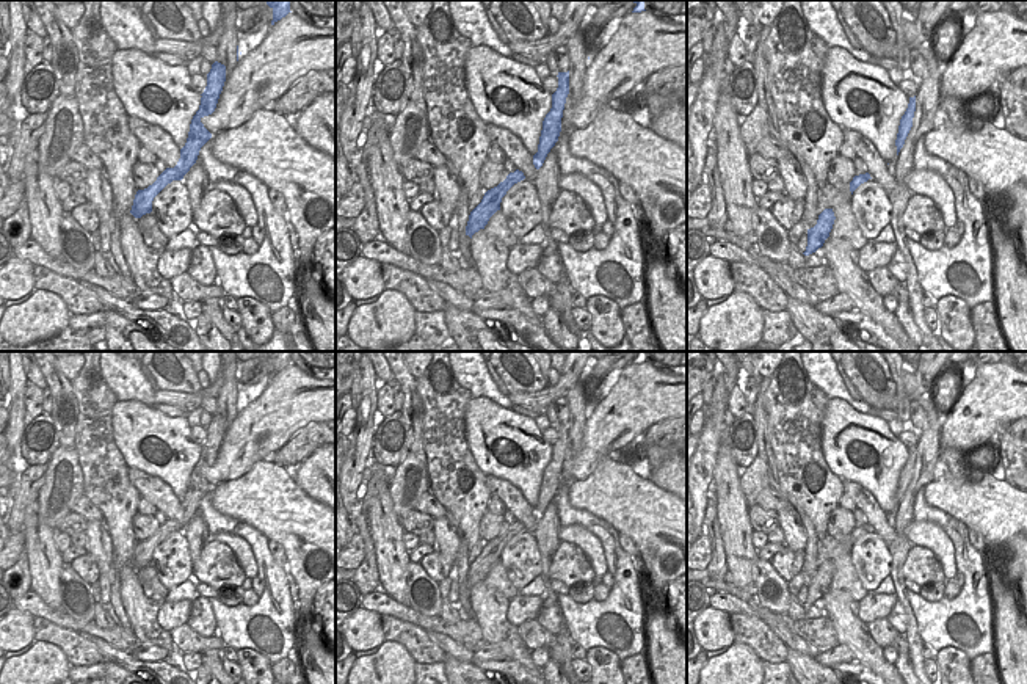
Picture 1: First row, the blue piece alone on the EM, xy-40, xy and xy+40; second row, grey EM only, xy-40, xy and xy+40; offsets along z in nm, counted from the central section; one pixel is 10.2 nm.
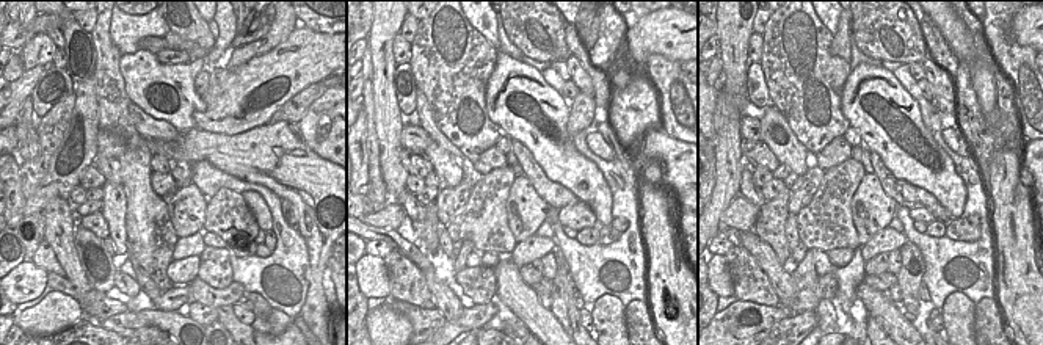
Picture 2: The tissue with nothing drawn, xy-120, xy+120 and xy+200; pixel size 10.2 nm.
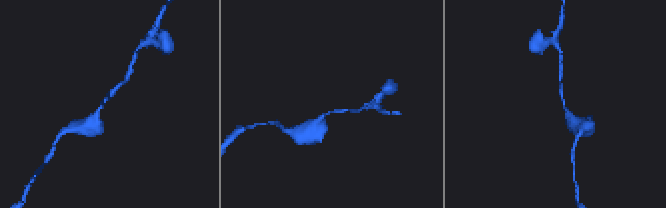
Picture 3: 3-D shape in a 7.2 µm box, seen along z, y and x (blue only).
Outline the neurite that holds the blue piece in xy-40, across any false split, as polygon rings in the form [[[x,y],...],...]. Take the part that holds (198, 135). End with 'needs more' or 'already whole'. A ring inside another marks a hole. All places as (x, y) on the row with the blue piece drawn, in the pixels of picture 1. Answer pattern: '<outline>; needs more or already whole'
[[[215,61],[207,74],[207,86],[201,94],[201,105],[191,119],[185,146],[180,149],[180,158],[174,168],[166,168],[157,180],[144,190],[138,190],[130,213],[141,218],[152,212],[154,198],[172,180],[182,180],[196,163],[201,147],[212,138],[201,119],[215,111],[220,94],[226,82],[226,66]]]; already whole

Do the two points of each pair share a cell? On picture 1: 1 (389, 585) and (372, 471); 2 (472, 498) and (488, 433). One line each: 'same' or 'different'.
1: same
2: different

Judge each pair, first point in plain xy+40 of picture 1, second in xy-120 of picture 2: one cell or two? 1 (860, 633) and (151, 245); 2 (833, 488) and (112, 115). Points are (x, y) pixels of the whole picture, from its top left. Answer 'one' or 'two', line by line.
1: one
2: one

